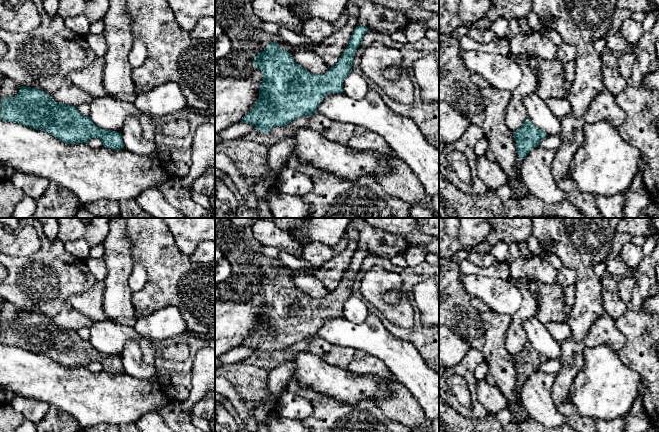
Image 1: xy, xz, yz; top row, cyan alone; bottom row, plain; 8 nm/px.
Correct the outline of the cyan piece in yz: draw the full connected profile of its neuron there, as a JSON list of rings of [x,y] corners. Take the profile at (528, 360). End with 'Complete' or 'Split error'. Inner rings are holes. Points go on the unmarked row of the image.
[[[527,342],[525,346],[521,349],[521,351],[513,357],[516,372],[518,375],[517,386],[515,390],[515,394],[517,396],[517,403],[508,405],[512,415],[513,421],[522,422],[527,420],[528,414],[525,408],[522,406],[520,401],[520,391],[524,381],[536,371],[539,371],[539,366],[547,361],[547,357],[543,354],[538,353],[532,345]]]. Split error

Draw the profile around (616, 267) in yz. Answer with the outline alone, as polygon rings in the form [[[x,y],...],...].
[[[618,257],[606,258],[603,261],[606,265],[606,273],[612,275],[614,278],[628,277],[632,270]]]

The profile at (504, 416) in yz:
[[[508,407],[497,412],[495,414],[495,417],[502,424],[508,424],[513,421],[513,415]]]

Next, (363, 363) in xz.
[[[361,350],[355,351],[353,360],[348,366],[348,370],[356,374],[374,374],[396,380],[396,377],[382,360]]]

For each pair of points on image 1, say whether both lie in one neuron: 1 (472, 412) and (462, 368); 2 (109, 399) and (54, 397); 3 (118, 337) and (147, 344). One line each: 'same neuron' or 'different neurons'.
1: same neuron
2: same neuron
3: same neuron

